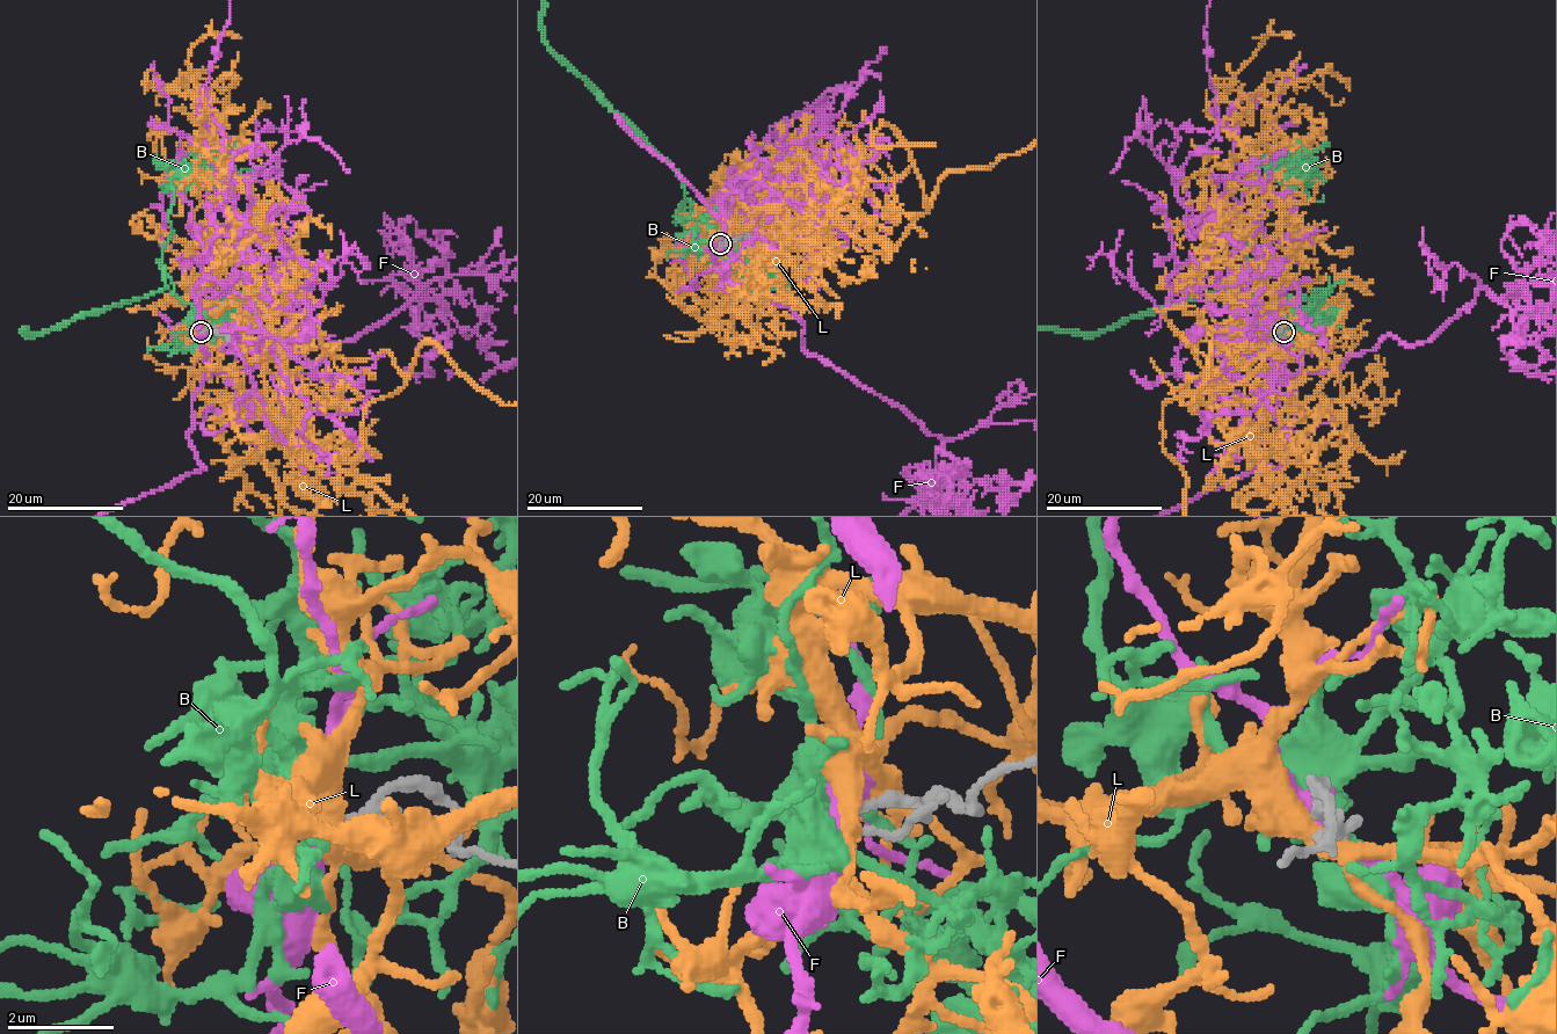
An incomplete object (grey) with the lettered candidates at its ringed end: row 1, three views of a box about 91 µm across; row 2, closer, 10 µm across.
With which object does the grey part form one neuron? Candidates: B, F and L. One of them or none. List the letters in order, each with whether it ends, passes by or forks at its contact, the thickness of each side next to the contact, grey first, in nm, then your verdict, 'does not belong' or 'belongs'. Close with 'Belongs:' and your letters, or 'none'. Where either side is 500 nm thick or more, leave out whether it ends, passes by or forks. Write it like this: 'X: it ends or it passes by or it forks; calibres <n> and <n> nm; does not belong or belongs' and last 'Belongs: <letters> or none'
B: it passes by; calibres 130 and 300 nm; belongs
F: it passes by; calibres 150 and 280 nm; does not belong
L: it forks; calibres 150 and 320 nm; does not belong
Belongs: B

